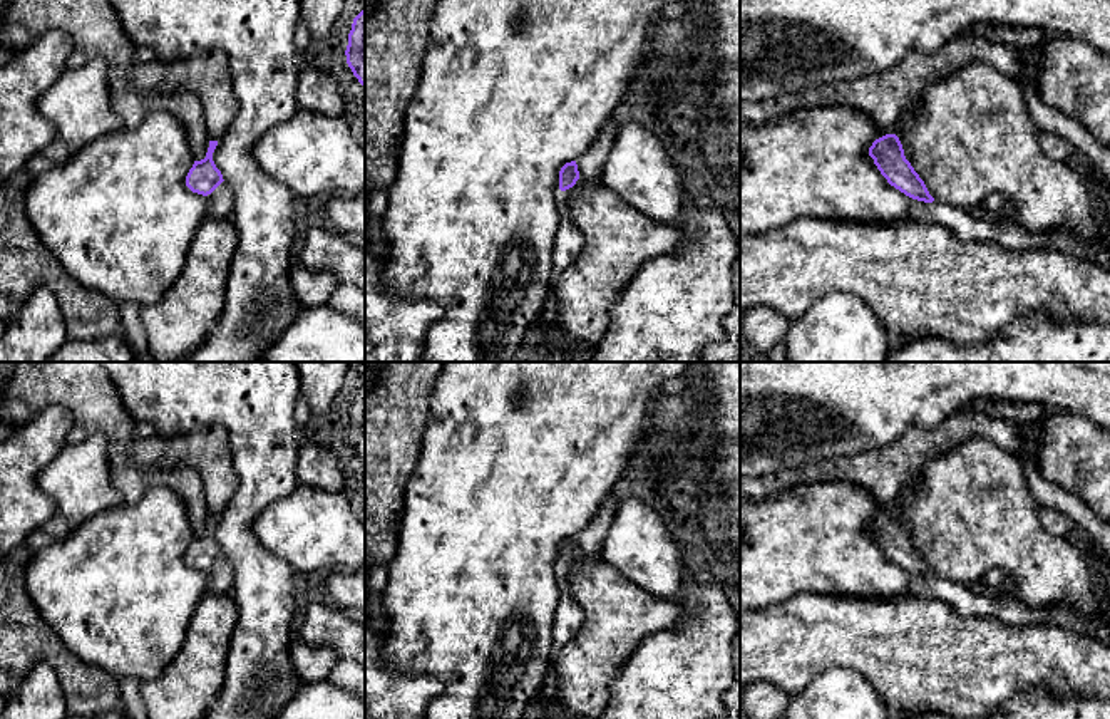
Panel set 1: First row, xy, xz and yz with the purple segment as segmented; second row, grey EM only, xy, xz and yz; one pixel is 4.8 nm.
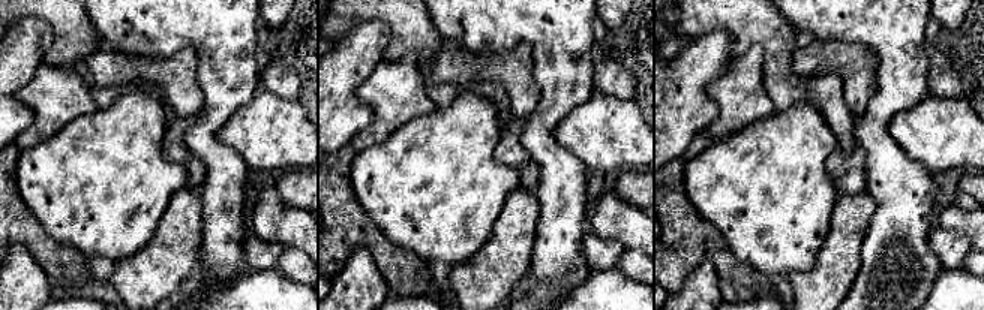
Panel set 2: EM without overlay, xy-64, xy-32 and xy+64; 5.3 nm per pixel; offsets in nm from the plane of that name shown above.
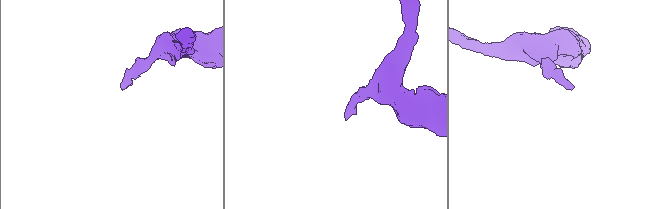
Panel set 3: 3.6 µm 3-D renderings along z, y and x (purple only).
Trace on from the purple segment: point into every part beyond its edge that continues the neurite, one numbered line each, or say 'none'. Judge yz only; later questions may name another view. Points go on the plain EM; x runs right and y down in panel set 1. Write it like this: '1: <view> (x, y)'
1: yz (968, 602)

